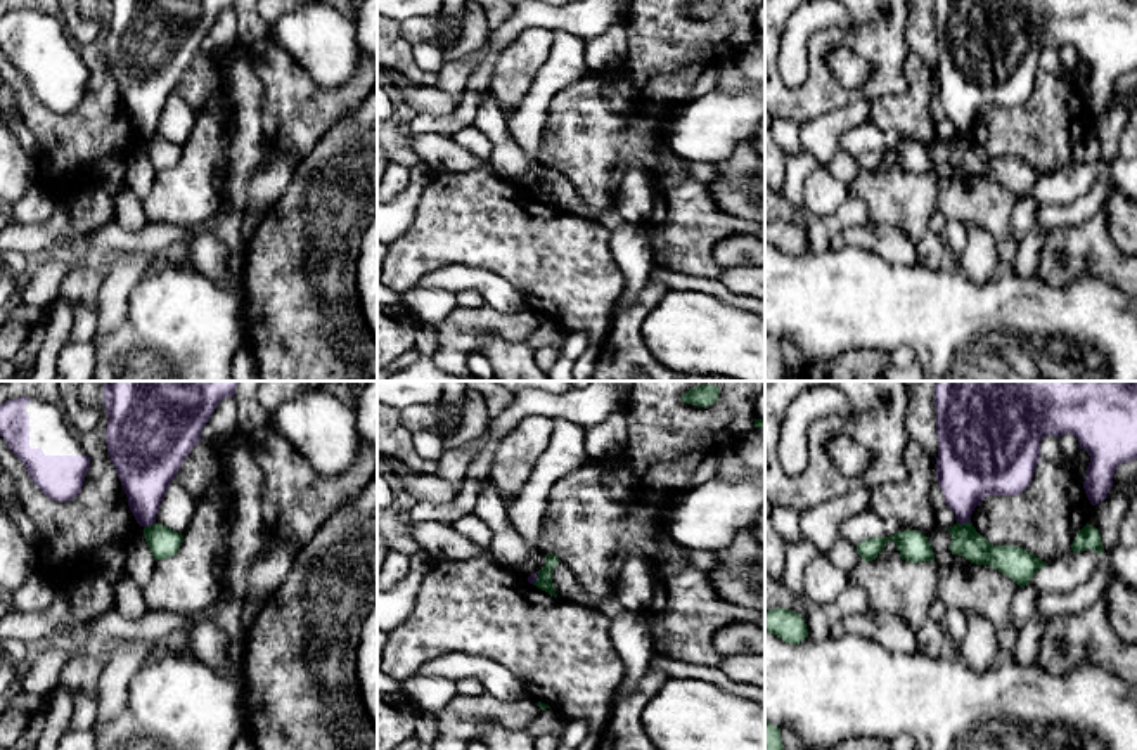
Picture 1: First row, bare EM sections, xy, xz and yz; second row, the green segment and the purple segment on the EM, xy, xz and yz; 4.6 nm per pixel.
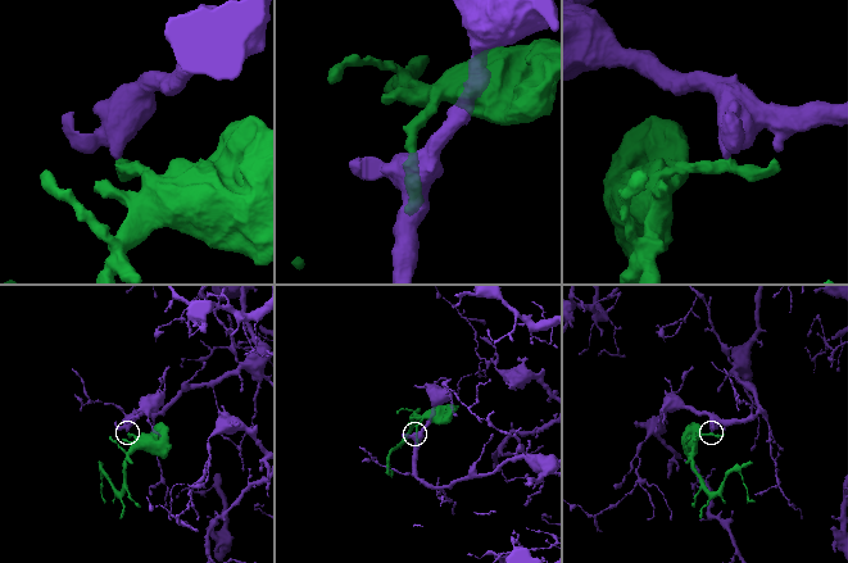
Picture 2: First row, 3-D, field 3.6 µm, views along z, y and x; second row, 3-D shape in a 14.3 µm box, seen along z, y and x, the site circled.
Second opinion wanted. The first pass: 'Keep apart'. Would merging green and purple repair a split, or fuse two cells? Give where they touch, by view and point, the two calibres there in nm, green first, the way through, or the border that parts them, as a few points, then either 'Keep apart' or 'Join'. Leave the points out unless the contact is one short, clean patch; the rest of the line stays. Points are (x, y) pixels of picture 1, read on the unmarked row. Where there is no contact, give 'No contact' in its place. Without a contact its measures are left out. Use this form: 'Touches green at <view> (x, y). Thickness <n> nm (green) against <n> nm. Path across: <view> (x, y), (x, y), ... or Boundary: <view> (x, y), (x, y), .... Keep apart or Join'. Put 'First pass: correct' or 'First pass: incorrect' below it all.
Touches green at yz (964, 135). Thickness 140 nm (green) against 300 nm. Boundary: yz (969, 132), (957, 135). Keep apart
First pass: correct

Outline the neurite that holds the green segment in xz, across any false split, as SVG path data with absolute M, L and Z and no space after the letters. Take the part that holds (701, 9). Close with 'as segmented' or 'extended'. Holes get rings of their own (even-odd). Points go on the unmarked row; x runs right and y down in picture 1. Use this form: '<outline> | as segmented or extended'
M691 0L680 10L685 16L692 16L697 19L713 17L718 12L720 0Z | as segmented

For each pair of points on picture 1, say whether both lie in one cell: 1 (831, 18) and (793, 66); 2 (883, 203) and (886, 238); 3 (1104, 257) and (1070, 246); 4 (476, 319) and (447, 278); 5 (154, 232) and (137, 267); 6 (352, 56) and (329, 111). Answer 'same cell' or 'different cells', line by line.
1: same cell
2: different cells
3: same cell
4: different cells
5: different cells
6: different cells

